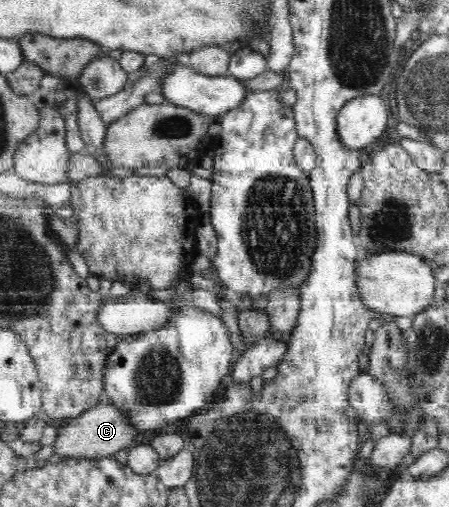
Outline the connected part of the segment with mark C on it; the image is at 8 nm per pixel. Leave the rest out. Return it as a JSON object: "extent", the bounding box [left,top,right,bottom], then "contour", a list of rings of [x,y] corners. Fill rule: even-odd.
{"extent":[52,404,138,458],"contour":[[[98,404],[96,407],[87,410],[73,419],[70,426],[62,427],[60,434],[57,434],[55,443],[52,444],[55,452],[65,458],[106,458],[123,448],[131,448],[136,442],[138,431],[130,426],[130,419],[122,414],[116,407],[106,404]]]}

